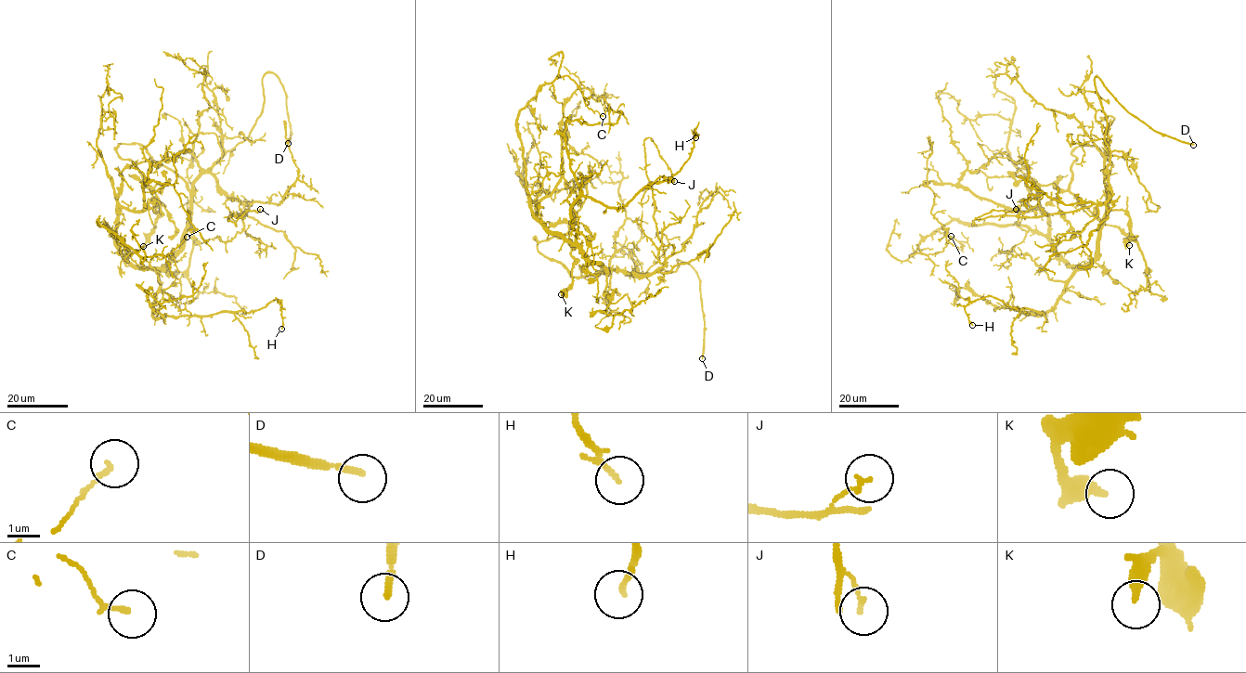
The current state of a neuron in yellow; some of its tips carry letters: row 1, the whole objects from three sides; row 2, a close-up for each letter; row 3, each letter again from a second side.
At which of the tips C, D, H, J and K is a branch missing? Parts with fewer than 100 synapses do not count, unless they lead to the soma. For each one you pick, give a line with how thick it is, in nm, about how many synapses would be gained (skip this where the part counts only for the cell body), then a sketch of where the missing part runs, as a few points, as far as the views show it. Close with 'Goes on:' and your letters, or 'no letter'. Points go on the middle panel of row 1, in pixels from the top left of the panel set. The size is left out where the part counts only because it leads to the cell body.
D: 220 nm thick; missing branch runs (702, 358), (699, 377), (694, 385), (684, 388), (670, 400)
Goes on: D

